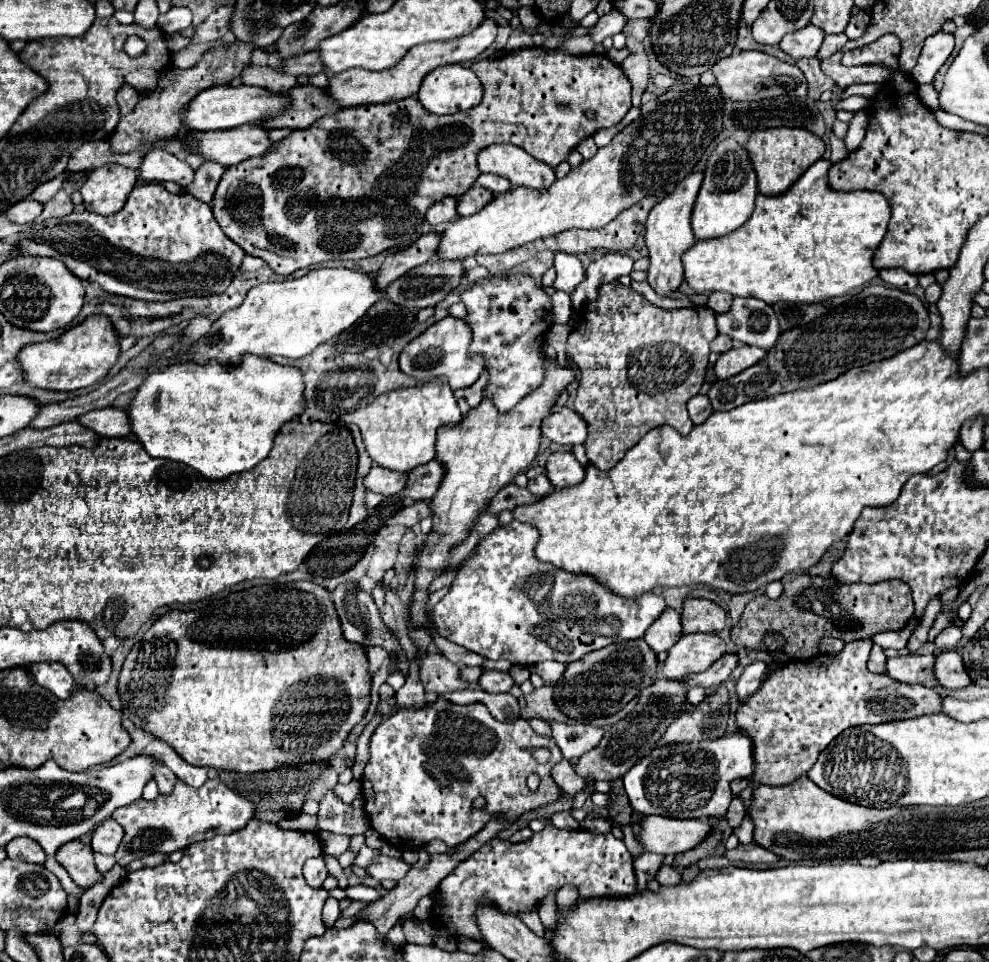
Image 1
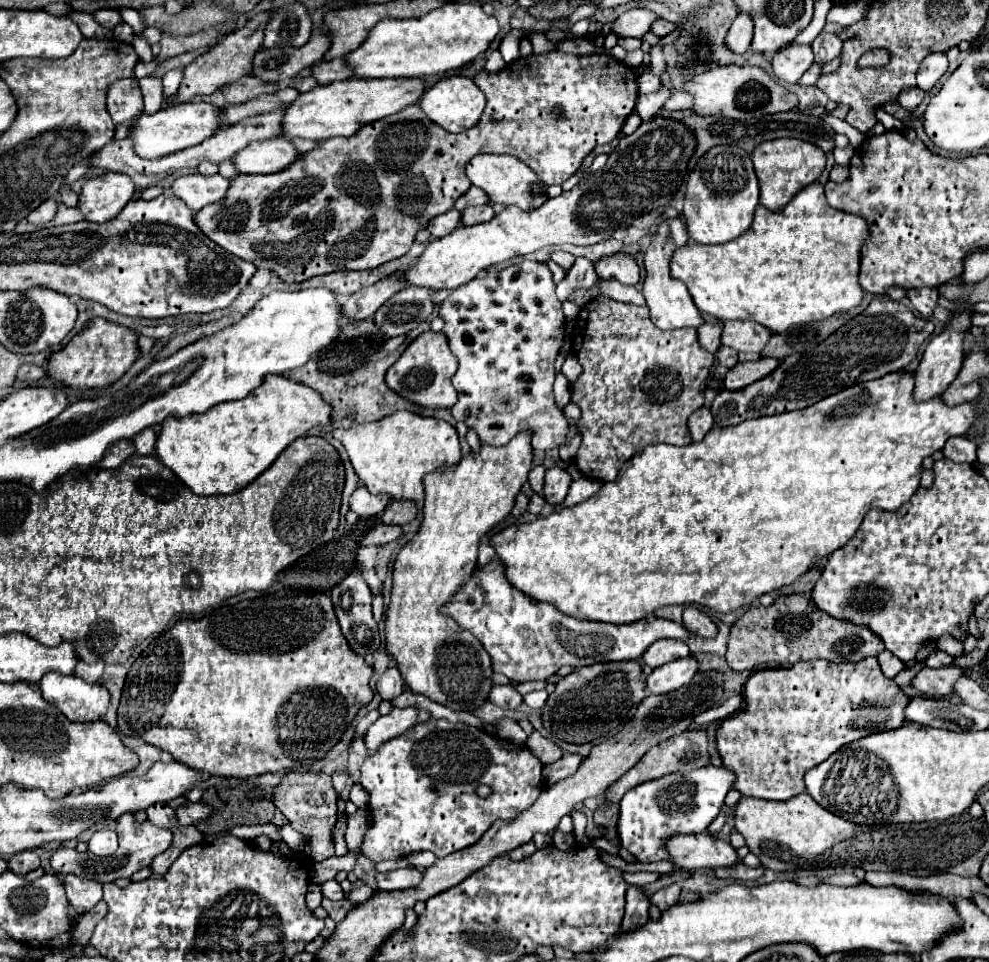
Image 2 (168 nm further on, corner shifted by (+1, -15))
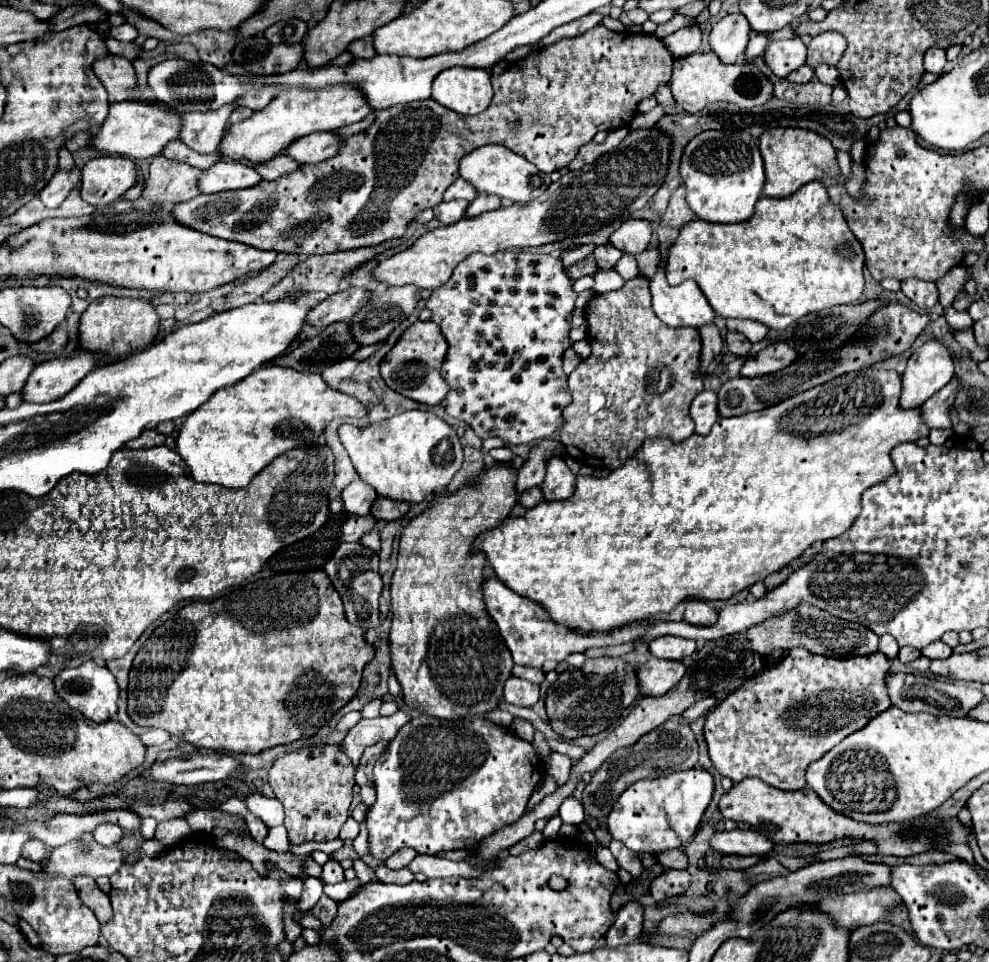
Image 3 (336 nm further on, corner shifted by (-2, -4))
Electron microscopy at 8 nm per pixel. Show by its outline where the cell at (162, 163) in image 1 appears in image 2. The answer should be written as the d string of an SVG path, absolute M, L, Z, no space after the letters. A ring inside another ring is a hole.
M185 175L173 183L173 193L187 203L193 211L203 209L209 203L217 203L225 197L231 181L221 175Z

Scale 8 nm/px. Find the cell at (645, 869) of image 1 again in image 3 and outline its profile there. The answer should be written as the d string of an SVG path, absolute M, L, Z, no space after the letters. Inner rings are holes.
M628 902L618 910L616 922L606 932L606 944L608 946L620 946L628 942L636 942L642 932L642 920L644 920L644 908L638 902Z

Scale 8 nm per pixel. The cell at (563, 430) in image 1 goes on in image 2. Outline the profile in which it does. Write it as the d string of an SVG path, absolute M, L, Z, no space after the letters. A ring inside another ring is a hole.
M521 261L505 269L485 271L467 285L453 291L439 305L439 317L445 321L443 335L449 339L451 353L459 361L459 367L451 379L459 393L457 403L451 407L453 419L463 421L479 435L481 443L487 445L505 445L517 433L529 431L533 449L547 451L561 447L567 439L569 423L555 403L553 363L563 345L565 315L561 301L555 295L555 281L547 263Z

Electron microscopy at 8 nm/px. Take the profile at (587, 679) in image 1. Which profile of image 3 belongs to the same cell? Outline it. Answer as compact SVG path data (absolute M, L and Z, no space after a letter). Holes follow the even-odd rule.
M588 658L582 668L564 670L550 686L546 694L546 712L552 730L562 738L592 736L620 724L638 694L636 668L624 658Z

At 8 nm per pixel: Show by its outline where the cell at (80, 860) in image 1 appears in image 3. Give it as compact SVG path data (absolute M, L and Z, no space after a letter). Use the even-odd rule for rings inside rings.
M76 876L74 886L78 890L78 896L80 896L82 904L86 904L96 914L96 918L100 922L110 920L110 916L112 916L110 898L98 888L96 880L90 880L88 876Z

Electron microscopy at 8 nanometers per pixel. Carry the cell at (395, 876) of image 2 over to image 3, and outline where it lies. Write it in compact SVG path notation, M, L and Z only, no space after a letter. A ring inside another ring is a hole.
M416 856L408 864L412 874L424 874L426 878L446 878L446 876L480 876L482 870L474 868L470 862L452 862L438 856Z

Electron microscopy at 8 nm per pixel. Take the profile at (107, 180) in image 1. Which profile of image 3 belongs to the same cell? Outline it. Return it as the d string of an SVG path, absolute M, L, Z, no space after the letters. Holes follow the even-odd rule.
M100 156L82 168L82 198L90 204L112 204L136 184L136 166L126 156Z

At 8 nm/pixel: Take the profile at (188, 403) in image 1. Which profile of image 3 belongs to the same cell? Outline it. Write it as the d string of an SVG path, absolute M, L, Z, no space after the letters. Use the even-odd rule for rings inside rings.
M276 364L262 366L186 416L178 430L176 450L196 482L244 488L282 452L310 446L336 416L362 418L366 408L354 396L330 388L320 374L294 372Z

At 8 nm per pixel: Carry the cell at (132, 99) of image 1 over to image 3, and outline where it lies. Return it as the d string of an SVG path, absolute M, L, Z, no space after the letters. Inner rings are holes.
M106 56L94 62L94 72L104 84L112 102L130 100L130 92L138 92L138 80L132 62L120 56Z

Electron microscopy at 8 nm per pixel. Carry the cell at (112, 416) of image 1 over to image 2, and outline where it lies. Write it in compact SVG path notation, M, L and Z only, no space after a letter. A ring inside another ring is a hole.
M155 429L141 431L141 433L133 439L133 443L135 443L135 447L137 447L137 453L141 453L141 455L153 455L153 453L155 453L155 437L157 437Z

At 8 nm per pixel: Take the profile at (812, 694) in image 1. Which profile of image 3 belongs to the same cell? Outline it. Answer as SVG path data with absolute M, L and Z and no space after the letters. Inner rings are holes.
M806 648L790 650L782 660L748 678L706 716L704 738L714 768L732 782L740 782L744 778L760 778L768 786L780 790L804 788L804 772L810 762L822 758L830 748L840 744L840 740L864 728L874 716L886 712L886 708L892 706L890 696L886 696L888 674L890 662L880 650L854 658L820 656Z

